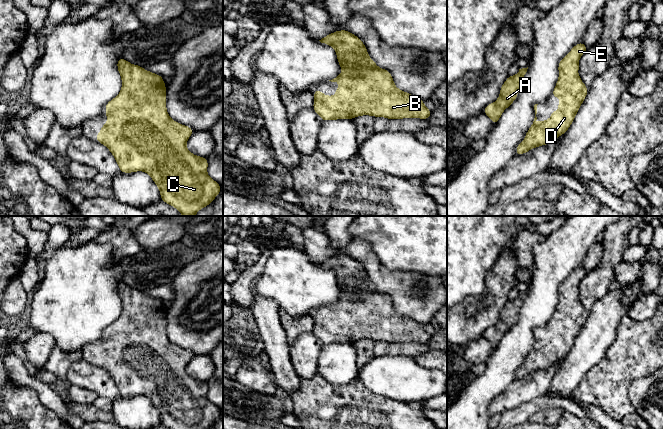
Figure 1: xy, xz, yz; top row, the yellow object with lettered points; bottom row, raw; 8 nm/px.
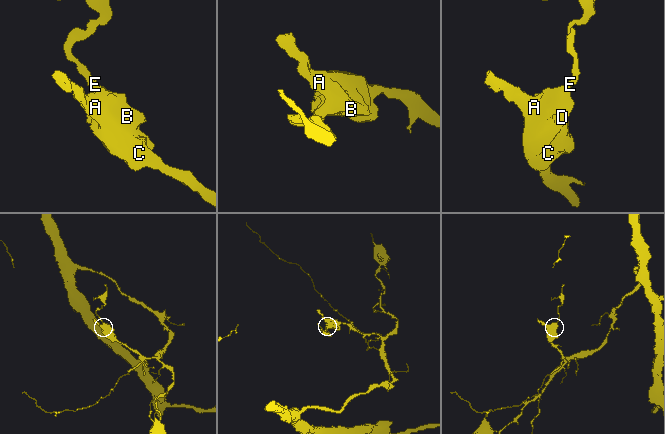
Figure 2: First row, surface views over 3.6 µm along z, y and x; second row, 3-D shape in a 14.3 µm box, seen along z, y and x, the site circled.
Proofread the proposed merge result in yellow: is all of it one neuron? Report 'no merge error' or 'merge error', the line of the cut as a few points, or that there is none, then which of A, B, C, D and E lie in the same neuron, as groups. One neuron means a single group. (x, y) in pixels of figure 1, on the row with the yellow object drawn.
no merge error | no cut | A B C D E

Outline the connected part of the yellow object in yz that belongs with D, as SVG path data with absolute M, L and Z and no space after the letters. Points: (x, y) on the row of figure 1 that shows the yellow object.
M580 42L559 61L559 77L552 96L561 99L560 104L555 104L561 110L552 111L550 119L537 123L538 104L535 104L534 121L524 136L525 140L518 144L515 155L522 155L535 147L547 145L567 132L588 93L588 88L578 75L579 59L587 49L585 44Z

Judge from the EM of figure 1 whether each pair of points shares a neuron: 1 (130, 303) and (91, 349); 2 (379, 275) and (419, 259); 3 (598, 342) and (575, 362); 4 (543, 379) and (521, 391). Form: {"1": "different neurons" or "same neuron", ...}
{"1": "same neuron", "2": "different neurons", "3": "same neuron", "4": "same neuron"}

